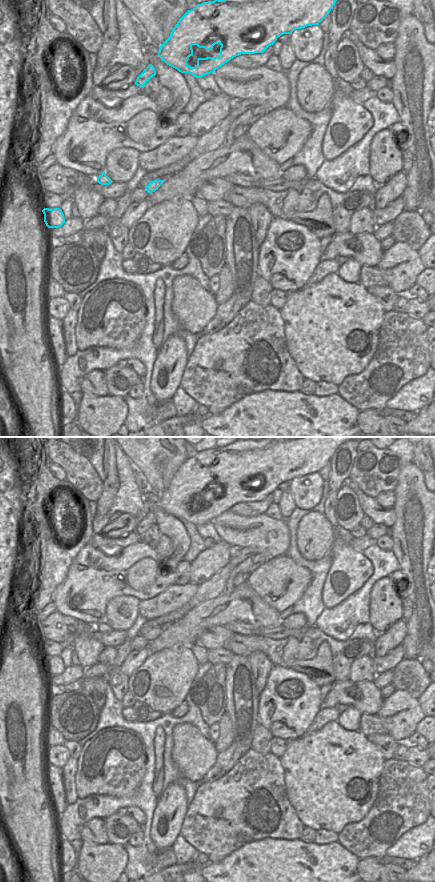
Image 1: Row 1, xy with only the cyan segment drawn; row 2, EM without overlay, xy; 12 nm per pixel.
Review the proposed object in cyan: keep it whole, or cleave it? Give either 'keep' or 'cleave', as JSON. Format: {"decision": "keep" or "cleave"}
{"decision": "keep"}

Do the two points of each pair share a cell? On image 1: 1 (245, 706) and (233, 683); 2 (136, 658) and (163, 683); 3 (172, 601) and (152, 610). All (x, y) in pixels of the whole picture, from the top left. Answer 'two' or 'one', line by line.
1: one
2: two
3: one

